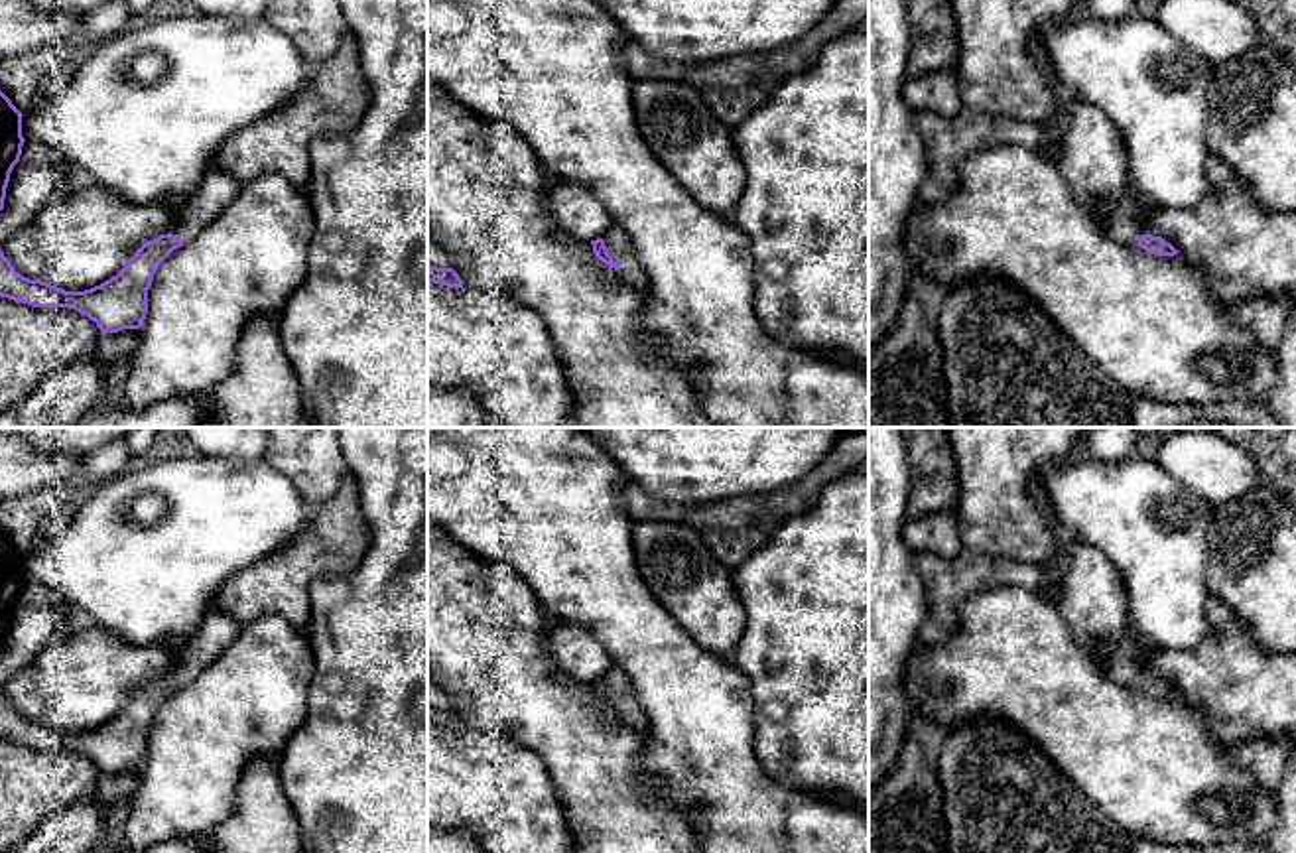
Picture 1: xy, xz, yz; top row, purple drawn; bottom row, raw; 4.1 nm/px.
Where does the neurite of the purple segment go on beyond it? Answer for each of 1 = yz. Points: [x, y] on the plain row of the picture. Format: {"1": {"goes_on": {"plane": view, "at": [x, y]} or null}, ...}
{"1": {"goes_on": {"plane": "yz", "at": [1125, 664]}}}

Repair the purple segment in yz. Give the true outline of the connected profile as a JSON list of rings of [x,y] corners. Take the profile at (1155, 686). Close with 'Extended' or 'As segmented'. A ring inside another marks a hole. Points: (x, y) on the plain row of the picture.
[[[1123,634],[1115,642],[1109,642],[1109,660],[1107,660],[1107,674],[1123,684],[1123,686],[1138,686],[1150,695],[1156,697],[1174,697],[1178,691],[1166,684],[1162,678],[1152,678],[1146,674],[1146,664],[1142,660],[1142,646],[1140,642],[1131,634]]]. Extended

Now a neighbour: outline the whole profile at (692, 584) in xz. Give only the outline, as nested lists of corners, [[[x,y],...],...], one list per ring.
[[[634,520],[636,567],[652,595],[709,654],[731,658],[746,613],[731,571],[705,546],[699,530],[666,520]]]

